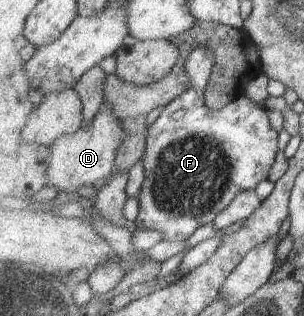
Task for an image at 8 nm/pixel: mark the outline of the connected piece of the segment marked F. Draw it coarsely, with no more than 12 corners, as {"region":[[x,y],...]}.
{"region":[[215,65],[150,125],[136,225],[183,242],[269,177],[263,102],[205,105]]}

